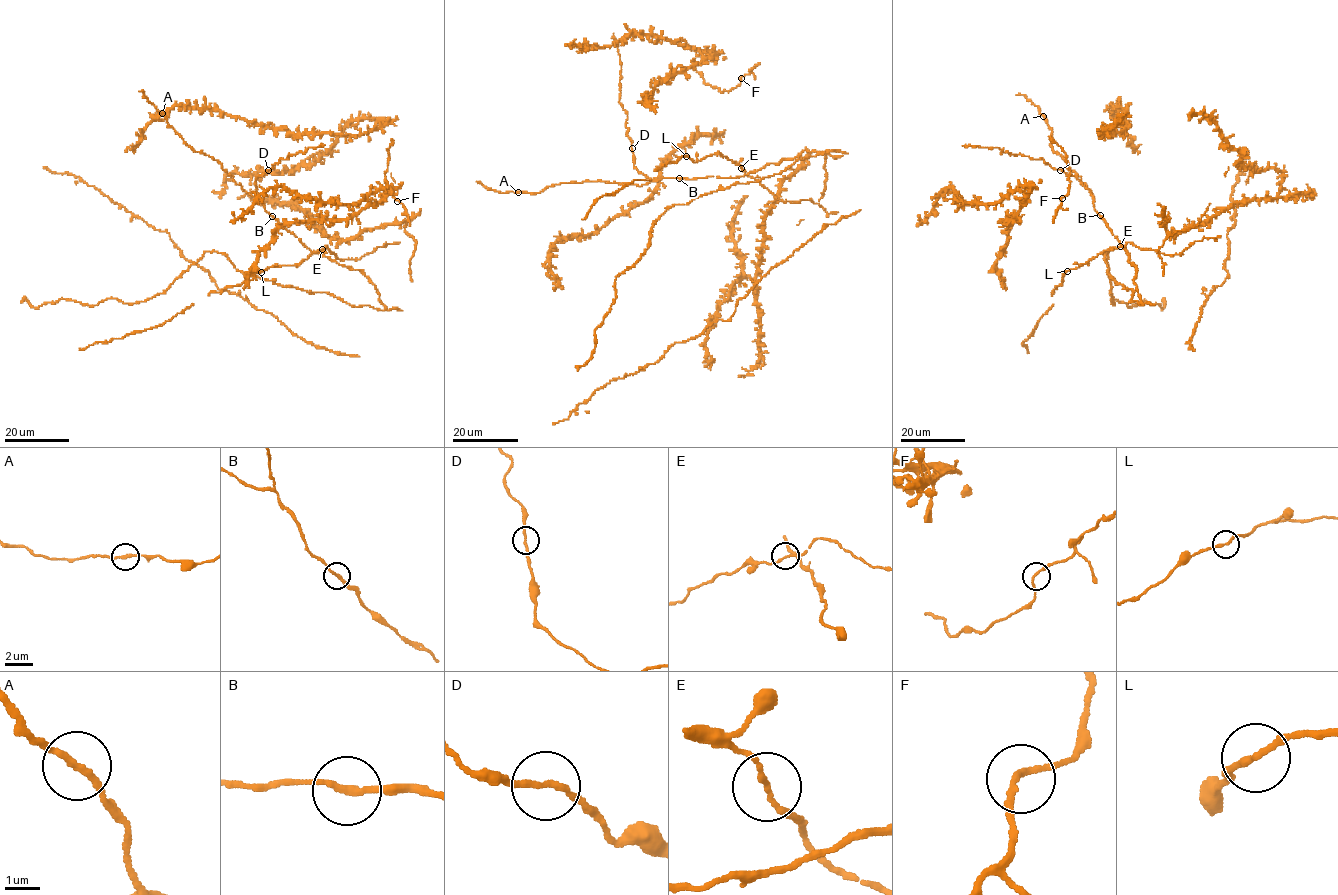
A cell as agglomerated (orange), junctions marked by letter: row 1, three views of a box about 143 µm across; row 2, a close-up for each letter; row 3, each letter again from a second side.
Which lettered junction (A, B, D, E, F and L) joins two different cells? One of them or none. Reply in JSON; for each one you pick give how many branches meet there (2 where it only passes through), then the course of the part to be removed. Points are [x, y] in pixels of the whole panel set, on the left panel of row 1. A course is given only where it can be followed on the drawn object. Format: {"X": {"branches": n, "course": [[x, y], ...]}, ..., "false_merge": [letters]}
{"false_merge": []}

